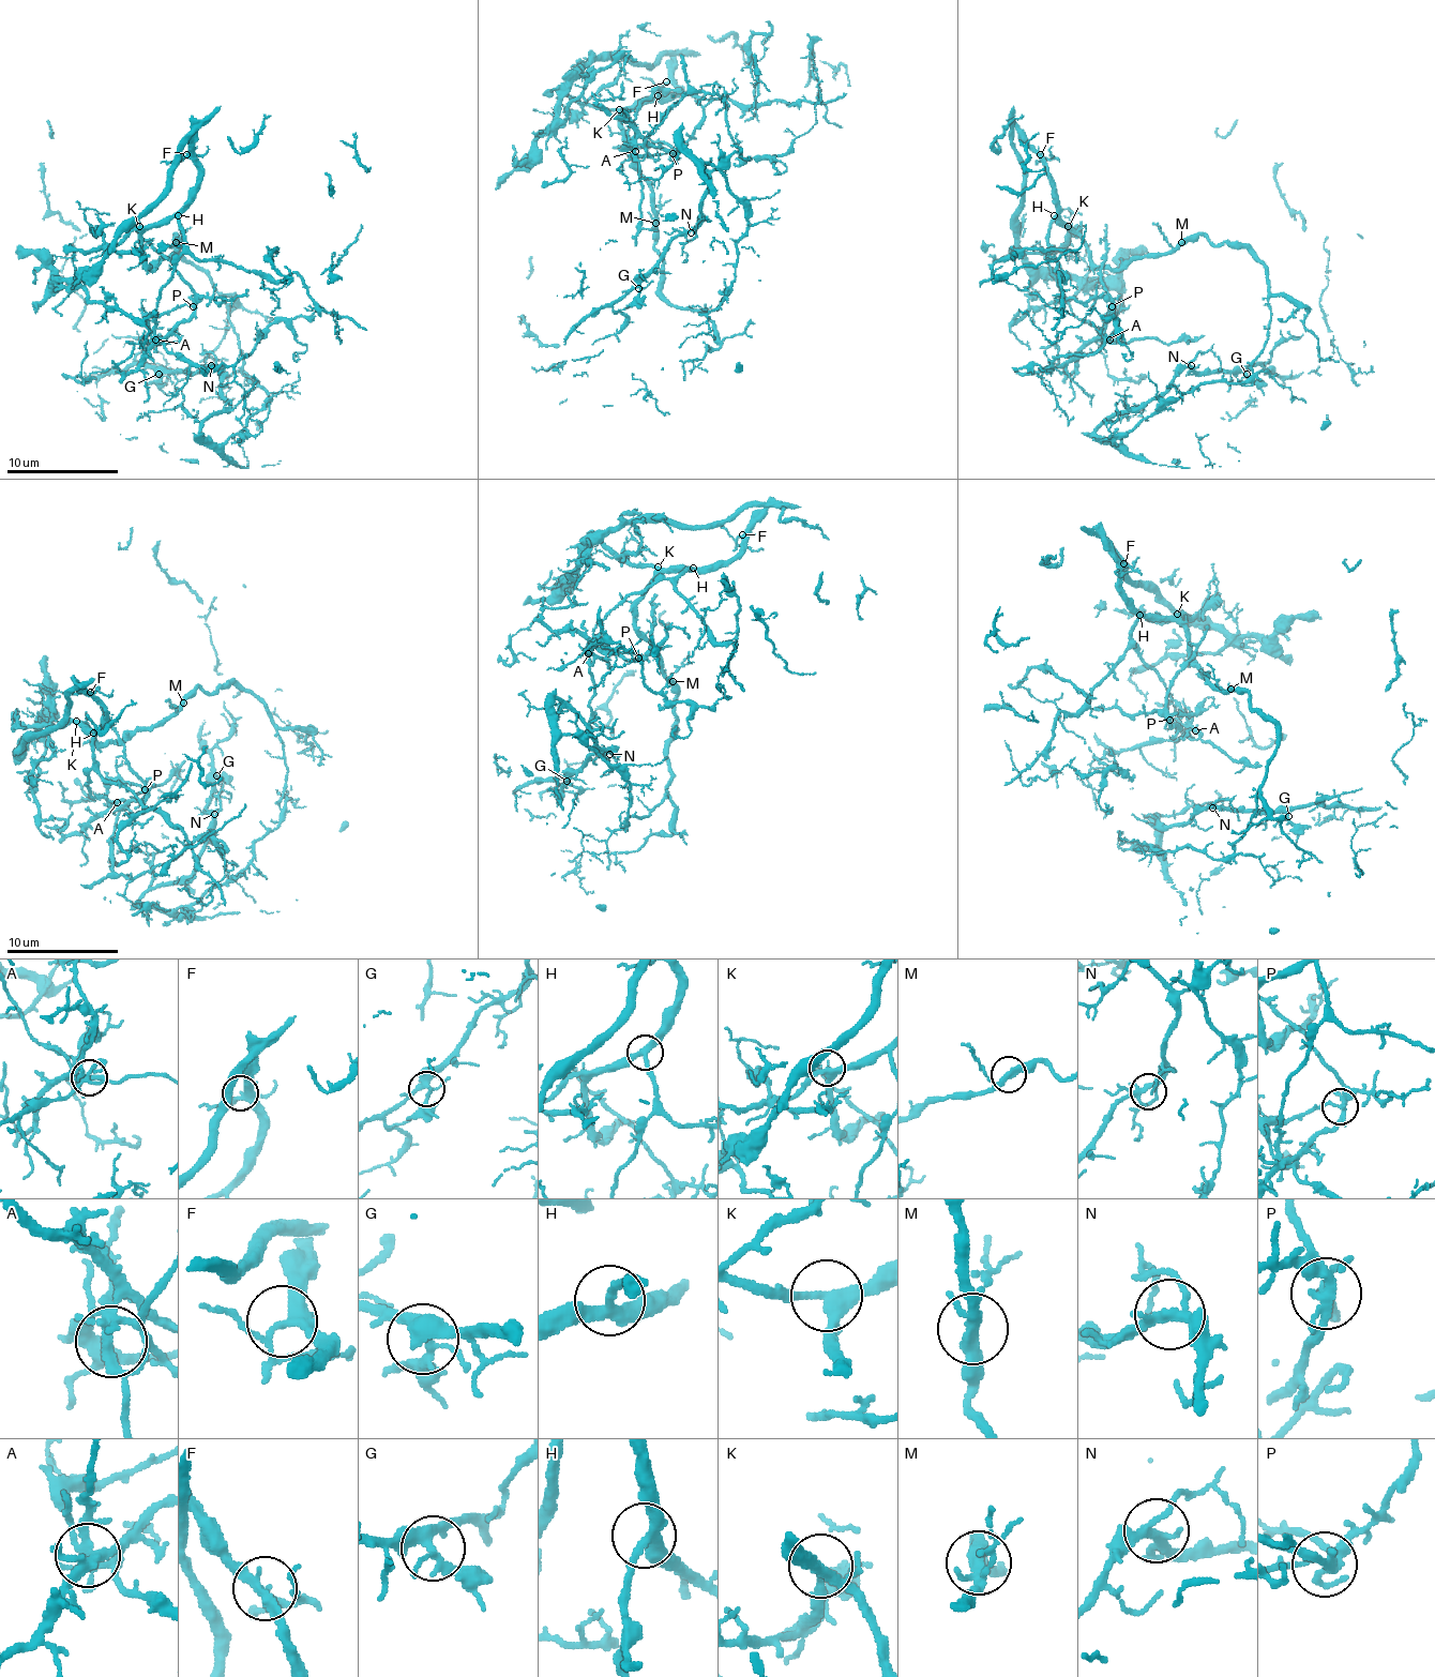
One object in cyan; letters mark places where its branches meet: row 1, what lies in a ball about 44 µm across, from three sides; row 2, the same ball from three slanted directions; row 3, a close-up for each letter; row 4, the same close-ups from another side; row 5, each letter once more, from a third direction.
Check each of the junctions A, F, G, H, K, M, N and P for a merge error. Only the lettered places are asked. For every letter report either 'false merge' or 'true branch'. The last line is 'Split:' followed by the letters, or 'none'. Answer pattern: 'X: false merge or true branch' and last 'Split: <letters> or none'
A: false merge
F: true branch
G: true branch
H: true branch
K: true branch
M: true branch
N: true branch
P: false merge
Split: A, P

